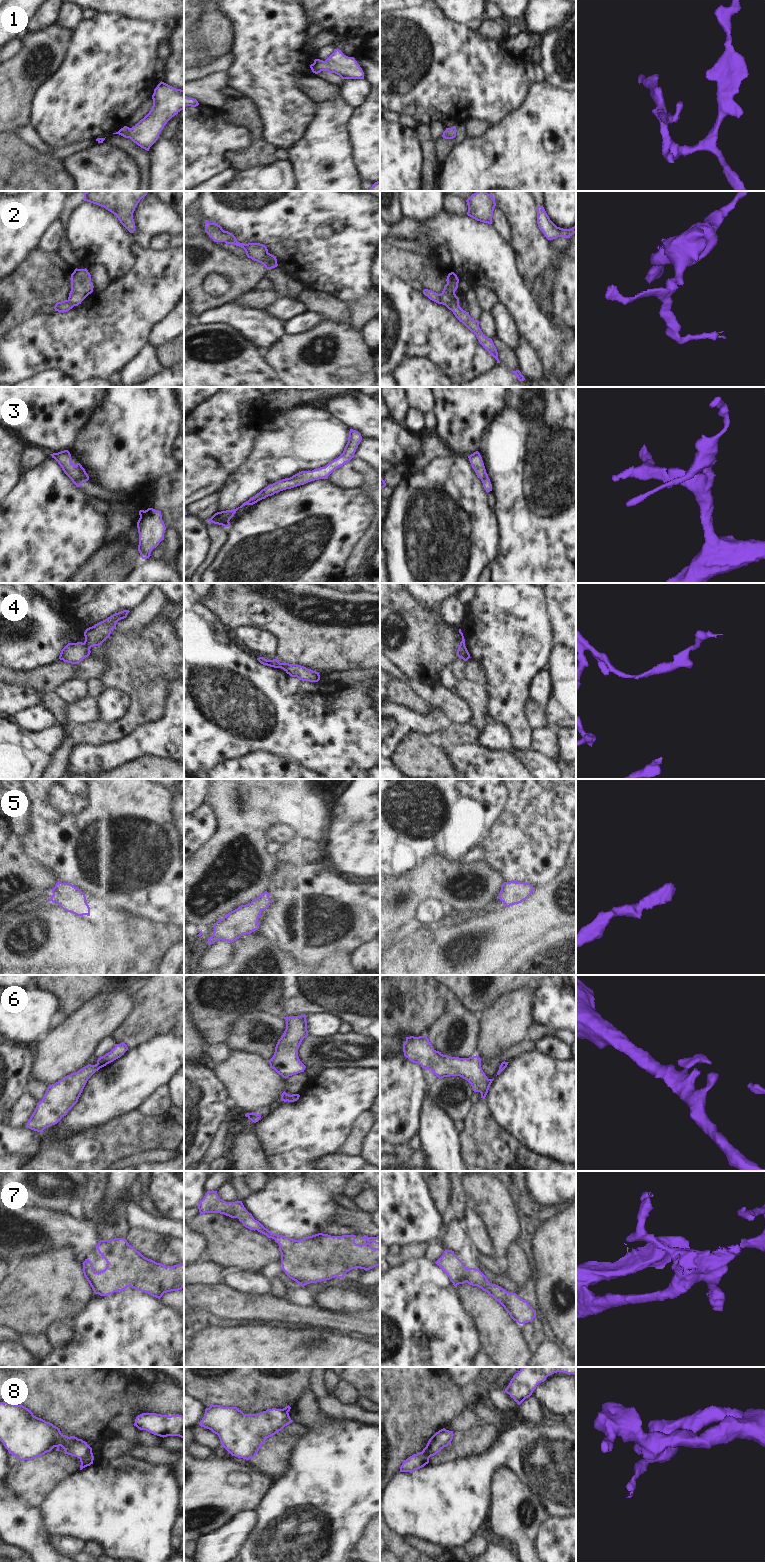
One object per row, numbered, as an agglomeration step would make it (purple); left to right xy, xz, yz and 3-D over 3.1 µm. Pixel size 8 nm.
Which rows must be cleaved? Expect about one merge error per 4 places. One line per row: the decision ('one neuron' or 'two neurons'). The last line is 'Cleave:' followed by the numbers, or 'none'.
1: one neuron
2: two neurons
3: one neuron
4: two neurons
5: one neuron
6: one neuron
7: one neuron
8: two neurons
Cleave: 2, 4, 8

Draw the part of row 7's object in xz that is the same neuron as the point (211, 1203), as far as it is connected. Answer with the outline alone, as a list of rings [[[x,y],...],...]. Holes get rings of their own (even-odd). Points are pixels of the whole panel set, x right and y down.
[[[207,1191],[198,1205],[200,1214],[220,1213],[231,1218],[238,1218],[243,1226],[250,1230],[257,1230],[273,1238],[279,1244],[281,1253],[282,1270],[292,1280],[302,1287],[310,1283],[317,1283],[332,1278],[344,1278],[347,1272],[360,1268],[365,1271],[380,1265],[380,1247],[372,1248],[370,1243],[356,1244],[355,1235],[331,1236],[318,1233],[300,1240],[274,1234],[255,1220],[251,1213],[244,1207],[242,1201],[226,1202],[219,1198],[217,1191]]]

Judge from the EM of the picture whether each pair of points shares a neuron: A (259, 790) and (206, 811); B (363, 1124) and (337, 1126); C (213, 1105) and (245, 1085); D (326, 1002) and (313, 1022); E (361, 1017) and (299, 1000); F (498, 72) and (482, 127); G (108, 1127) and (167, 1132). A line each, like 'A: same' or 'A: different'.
A: different
B: different
C: different
D: different
E: same
F: different
G: same

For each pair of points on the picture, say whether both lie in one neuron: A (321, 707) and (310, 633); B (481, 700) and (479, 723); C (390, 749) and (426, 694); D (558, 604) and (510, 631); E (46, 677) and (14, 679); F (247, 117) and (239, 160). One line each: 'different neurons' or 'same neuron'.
A: different neurons
B: same neuron
C: different neurons
D: different neurons
E: same neuron
F: same neuron

